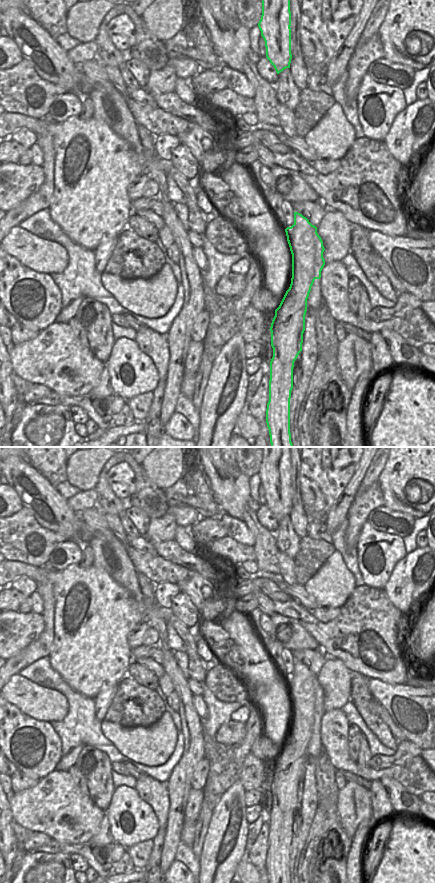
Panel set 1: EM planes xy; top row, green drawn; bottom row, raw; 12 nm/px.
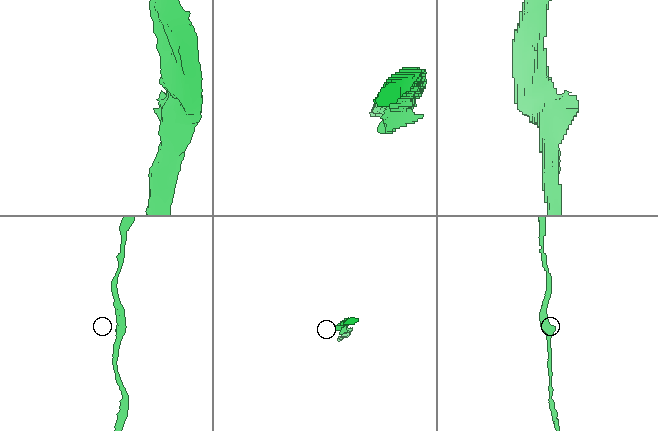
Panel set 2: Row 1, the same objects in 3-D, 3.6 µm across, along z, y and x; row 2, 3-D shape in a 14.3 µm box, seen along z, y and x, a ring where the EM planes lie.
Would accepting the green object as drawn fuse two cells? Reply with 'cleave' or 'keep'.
cleave

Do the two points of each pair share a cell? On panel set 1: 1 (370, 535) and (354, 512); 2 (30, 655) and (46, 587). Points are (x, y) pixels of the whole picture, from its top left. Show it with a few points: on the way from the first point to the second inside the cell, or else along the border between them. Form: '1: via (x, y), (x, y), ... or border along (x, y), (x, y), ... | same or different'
1: border along (367, 521), (362, 526), (356, 547) | different
2: via (46, 638), (48, 634), (48, 604) | same

